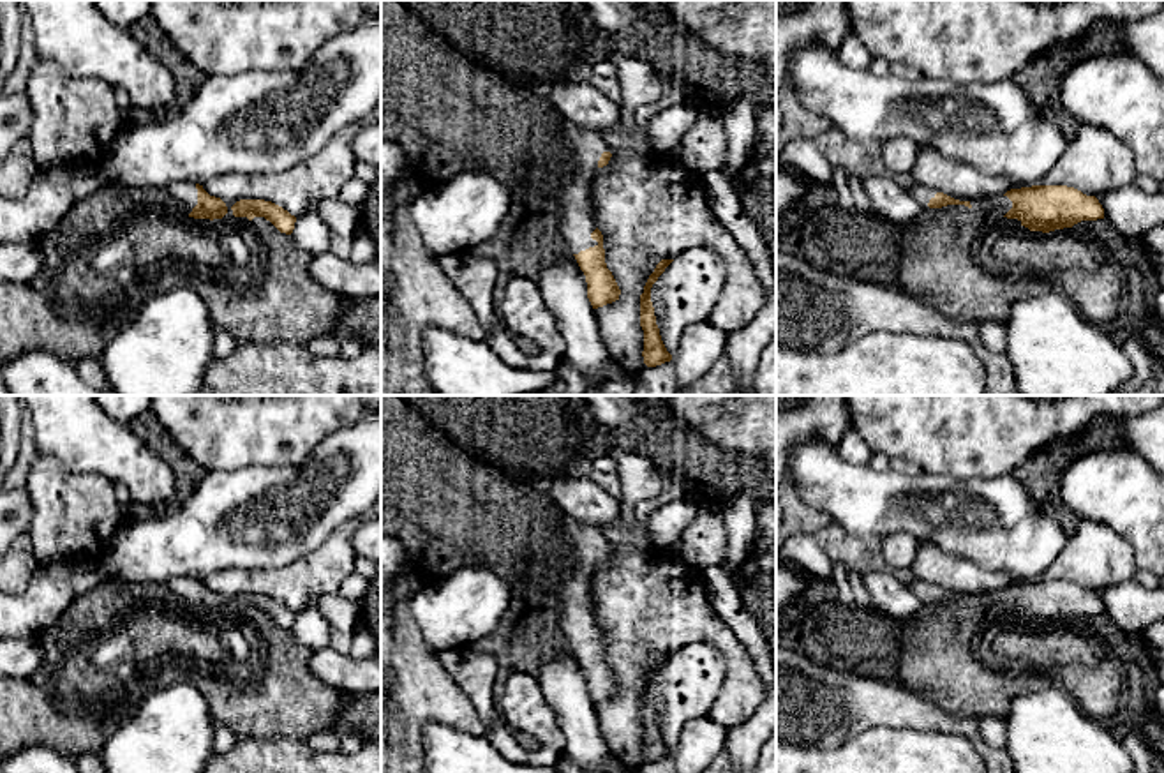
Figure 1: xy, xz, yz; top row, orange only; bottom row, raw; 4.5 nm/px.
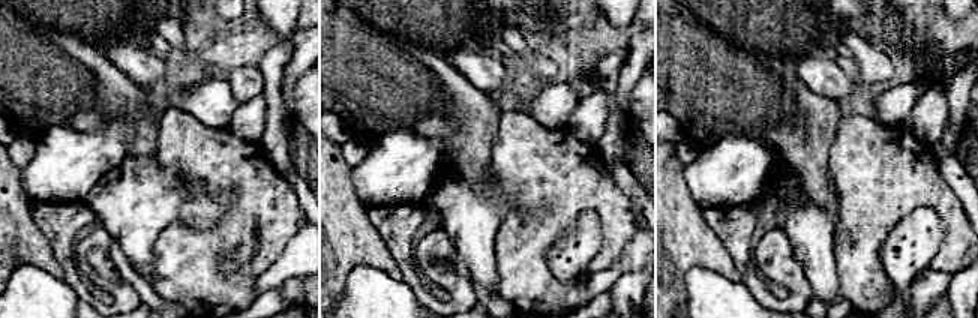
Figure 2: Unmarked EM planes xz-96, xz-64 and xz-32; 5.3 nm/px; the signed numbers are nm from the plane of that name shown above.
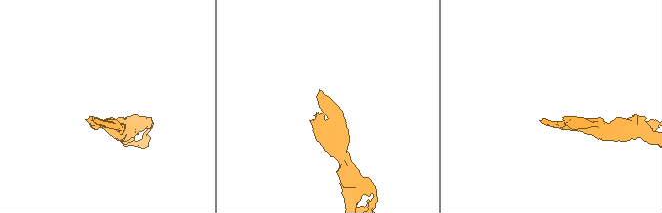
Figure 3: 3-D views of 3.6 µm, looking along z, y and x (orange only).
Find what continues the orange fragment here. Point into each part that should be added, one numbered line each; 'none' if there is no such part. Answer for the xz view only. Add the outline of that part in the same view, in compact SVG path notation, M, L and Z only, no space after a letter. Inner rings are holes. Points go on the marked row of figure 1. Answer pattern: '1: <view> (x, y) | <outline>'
1: xz (574, 223) | M557 116L557 131L568 146L566 171L554 178L543 169L531 169L529 178L536 198L557 203L557 214L550 221L550 231L561 245L578 254L598 245L591 233L598 228L591 208L591 182L598 171L603 152L610 152L601 134L578 127Z

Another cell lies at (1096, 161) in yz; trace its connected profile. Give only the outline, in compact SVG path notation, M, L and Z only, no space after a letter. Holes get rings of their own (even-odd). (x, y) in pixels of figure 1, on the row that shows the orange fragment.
M1079 124L1076 136L1062 146L1055 168L1039 184L1018 184L989 176L972 166L919 146L910 176L914 184L936 189L959 201L974 201L1032 185L1067 185L1086 196L1099 196L1134 184L1138 175L1132 152L1104 127Z

